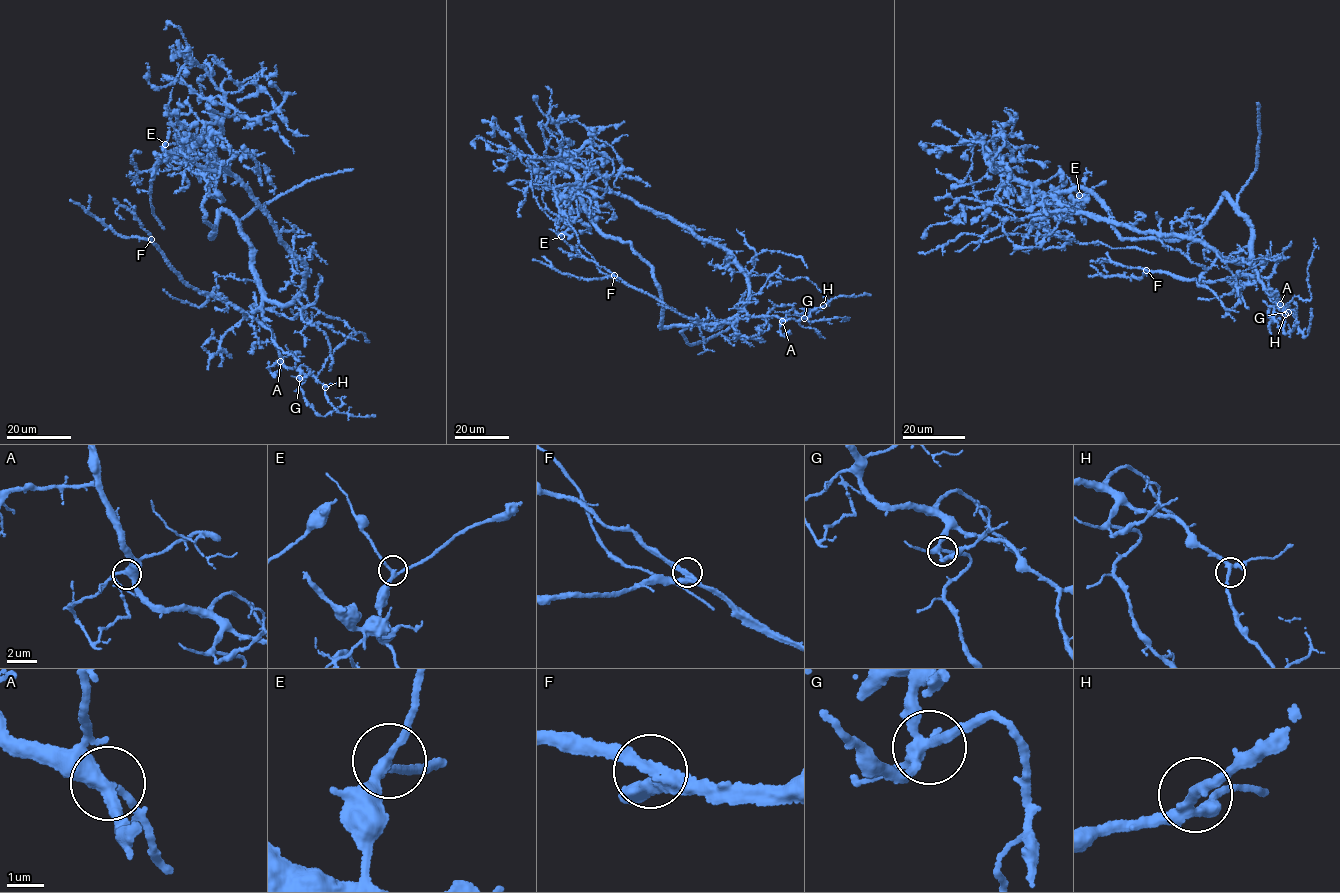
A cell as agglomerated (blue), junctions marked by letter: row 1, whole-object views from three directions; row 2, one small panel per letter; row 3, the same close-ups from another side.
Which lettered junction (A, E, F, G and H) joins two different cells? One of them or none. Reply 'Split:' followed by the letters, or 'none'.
Split: none

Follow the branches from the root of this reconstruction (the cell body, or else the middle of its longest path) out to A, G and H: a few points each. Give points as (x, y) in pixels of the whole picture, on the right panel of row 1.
A: (1213, 214), (1226, 194), (1231, 205), (1252, 227), (1253, 266), (1257, 278), (1270, 299), (1280, 304)
G: (1213, 214), (1226, 194), (1252, 227), (1257, 278), (1270, 299), (1281, 308), (1287, 305), (1288, 312)
H: (1213, 214), (1226, 194), (1252, 227), (1257, 278), (1270, 299), (1281, 308), (1289, 305), (1285, 314)

